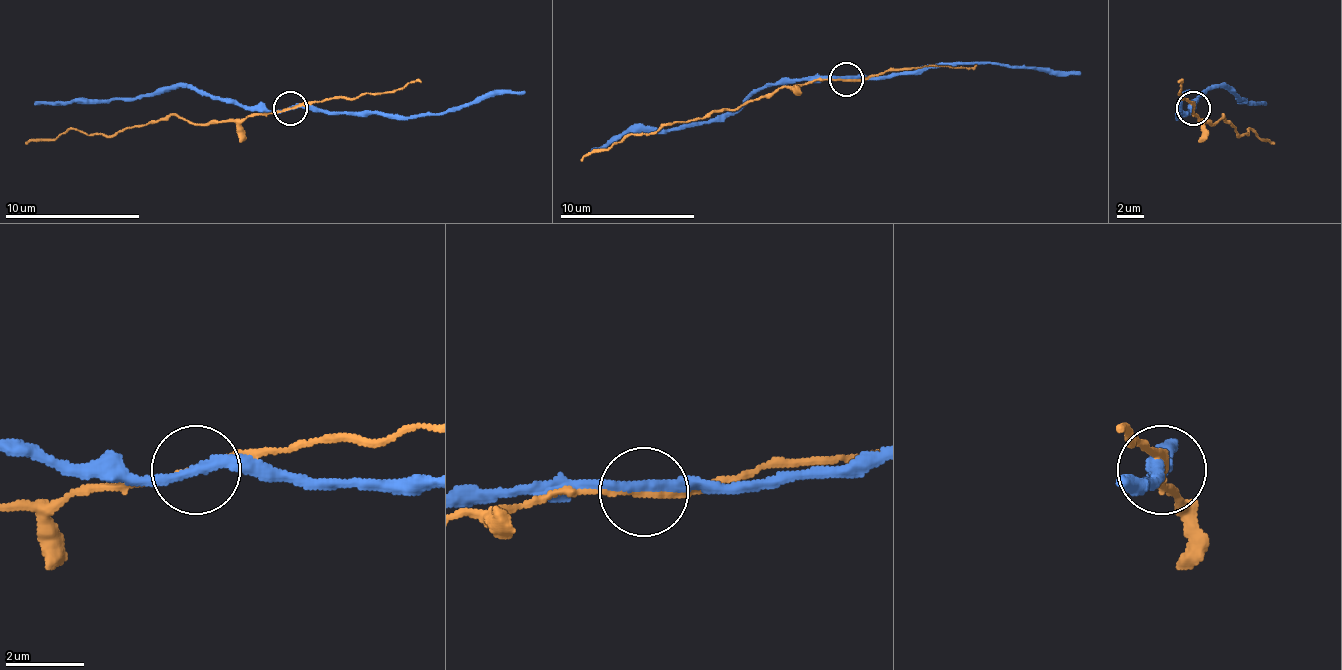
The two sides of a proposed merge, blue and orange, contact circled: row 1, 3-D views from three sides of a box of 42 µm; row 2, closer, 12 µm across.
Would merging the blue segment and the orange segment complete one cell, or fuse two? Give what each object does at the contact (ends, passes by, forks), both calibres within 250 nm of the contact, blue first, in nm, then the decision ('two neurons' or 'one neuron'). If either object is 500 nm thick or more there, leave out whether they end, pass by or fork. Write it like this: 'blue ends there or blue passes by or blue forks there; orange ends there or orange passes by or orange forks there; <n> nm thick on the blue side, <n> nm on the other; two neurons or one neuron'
blue passes by; orange passes by; 280 nm thick on the blue side, 130 nm on the other; two neurons

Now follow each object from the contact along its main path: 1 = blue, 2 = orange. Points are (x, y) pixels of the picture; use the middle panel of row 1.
1: (845, 80), (801, 77), (767, 84), (736, 111), (665, 131), (621, 131), (591, 151)
2: (845, 80), (808, 80), (719, 111), (665, 124), (648, 134), (625, 134), (608, 148), (594, 148), (580, 162)

